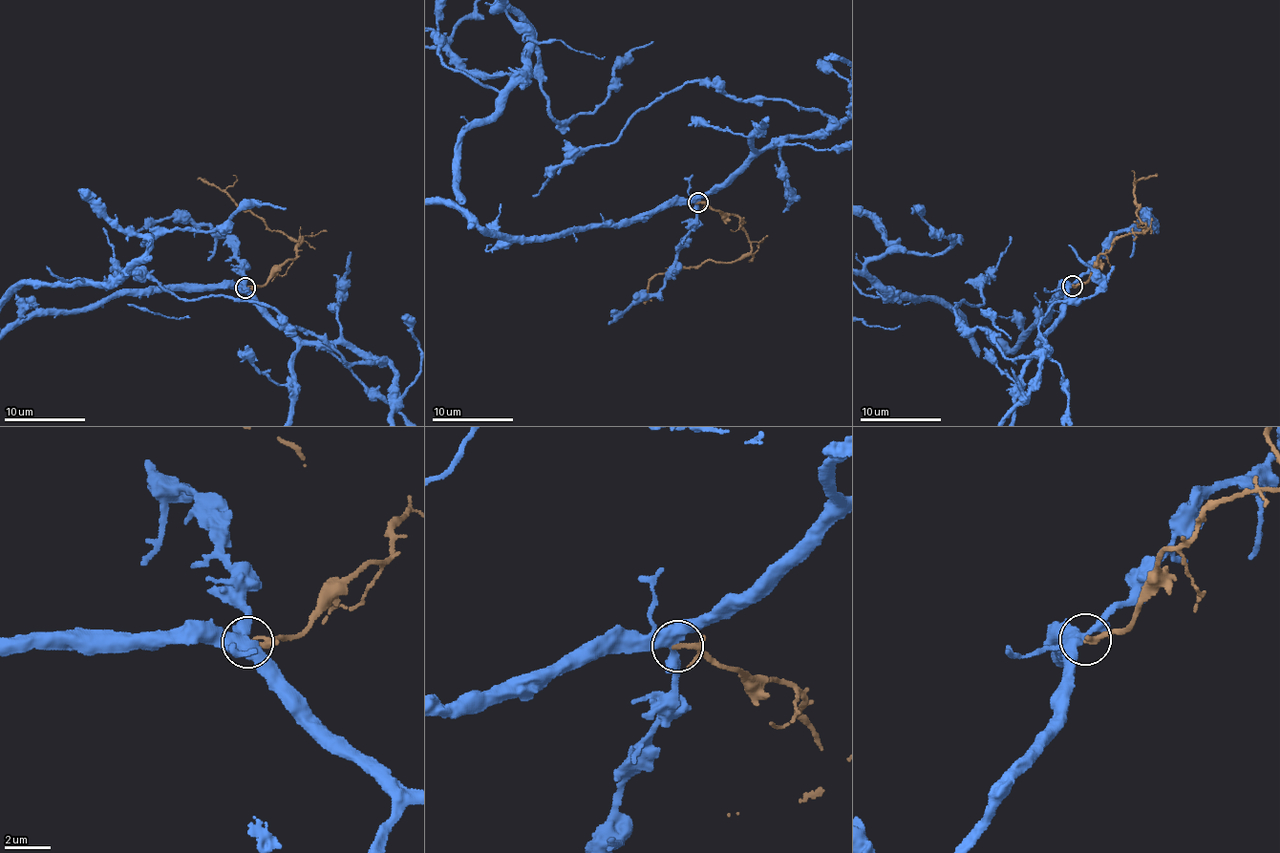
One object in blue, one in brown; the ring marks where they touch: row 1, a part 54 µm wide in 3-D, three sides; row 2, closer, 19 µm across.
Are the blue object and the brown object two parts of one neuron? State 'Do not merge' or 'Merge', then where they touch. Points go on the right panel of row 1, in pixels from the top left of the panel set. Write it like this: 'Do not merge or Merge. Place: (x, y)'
Do not merge. Place: (1072, 286)

